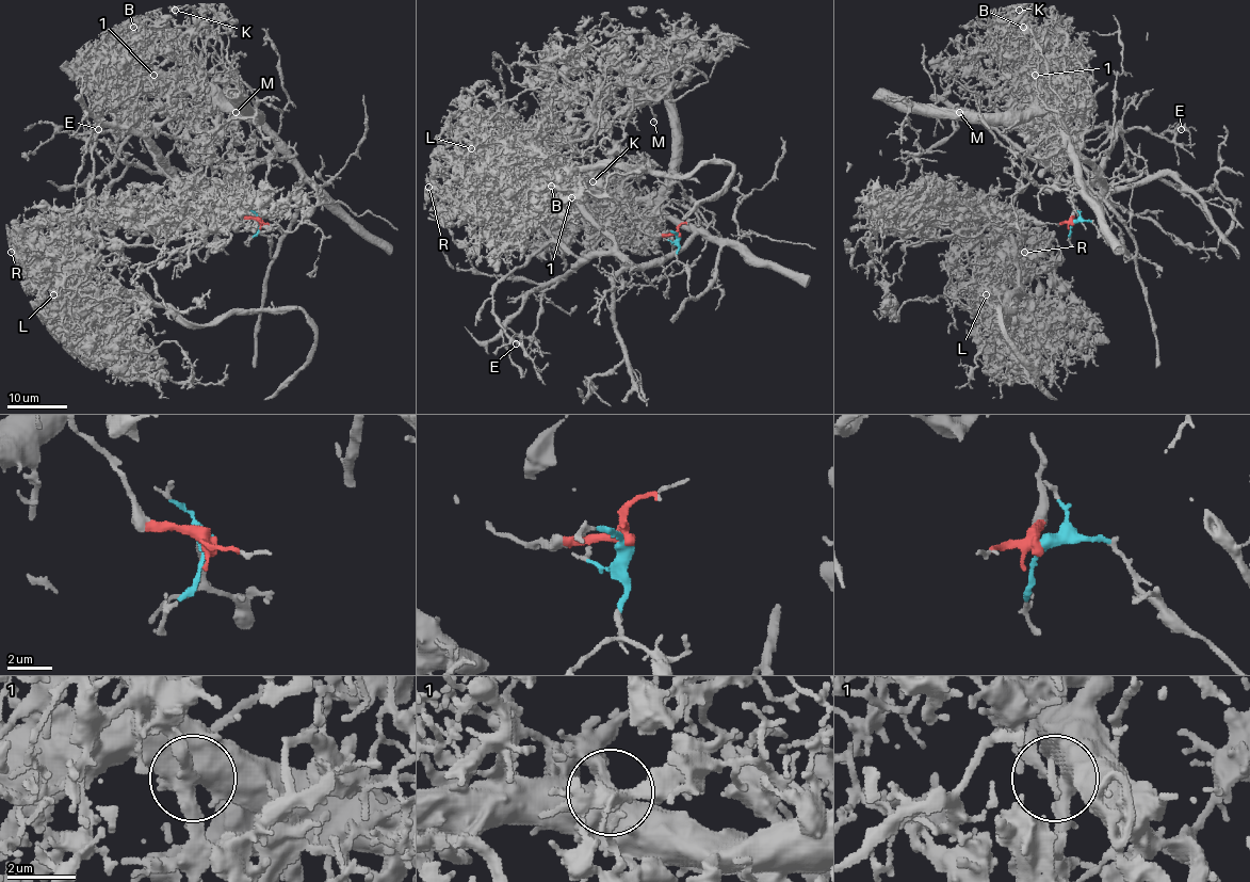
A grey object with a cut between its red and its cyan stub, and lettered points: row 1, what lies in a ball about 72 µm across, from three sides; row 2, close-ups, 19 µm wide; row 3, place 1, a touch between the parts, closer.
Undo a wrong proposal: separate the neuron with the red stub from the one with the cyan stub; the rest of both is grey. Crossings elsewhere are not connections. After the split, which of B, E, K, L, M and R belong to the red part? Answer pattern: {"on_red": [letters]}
{"on_red": ["B", "K", "L", "R"]}

